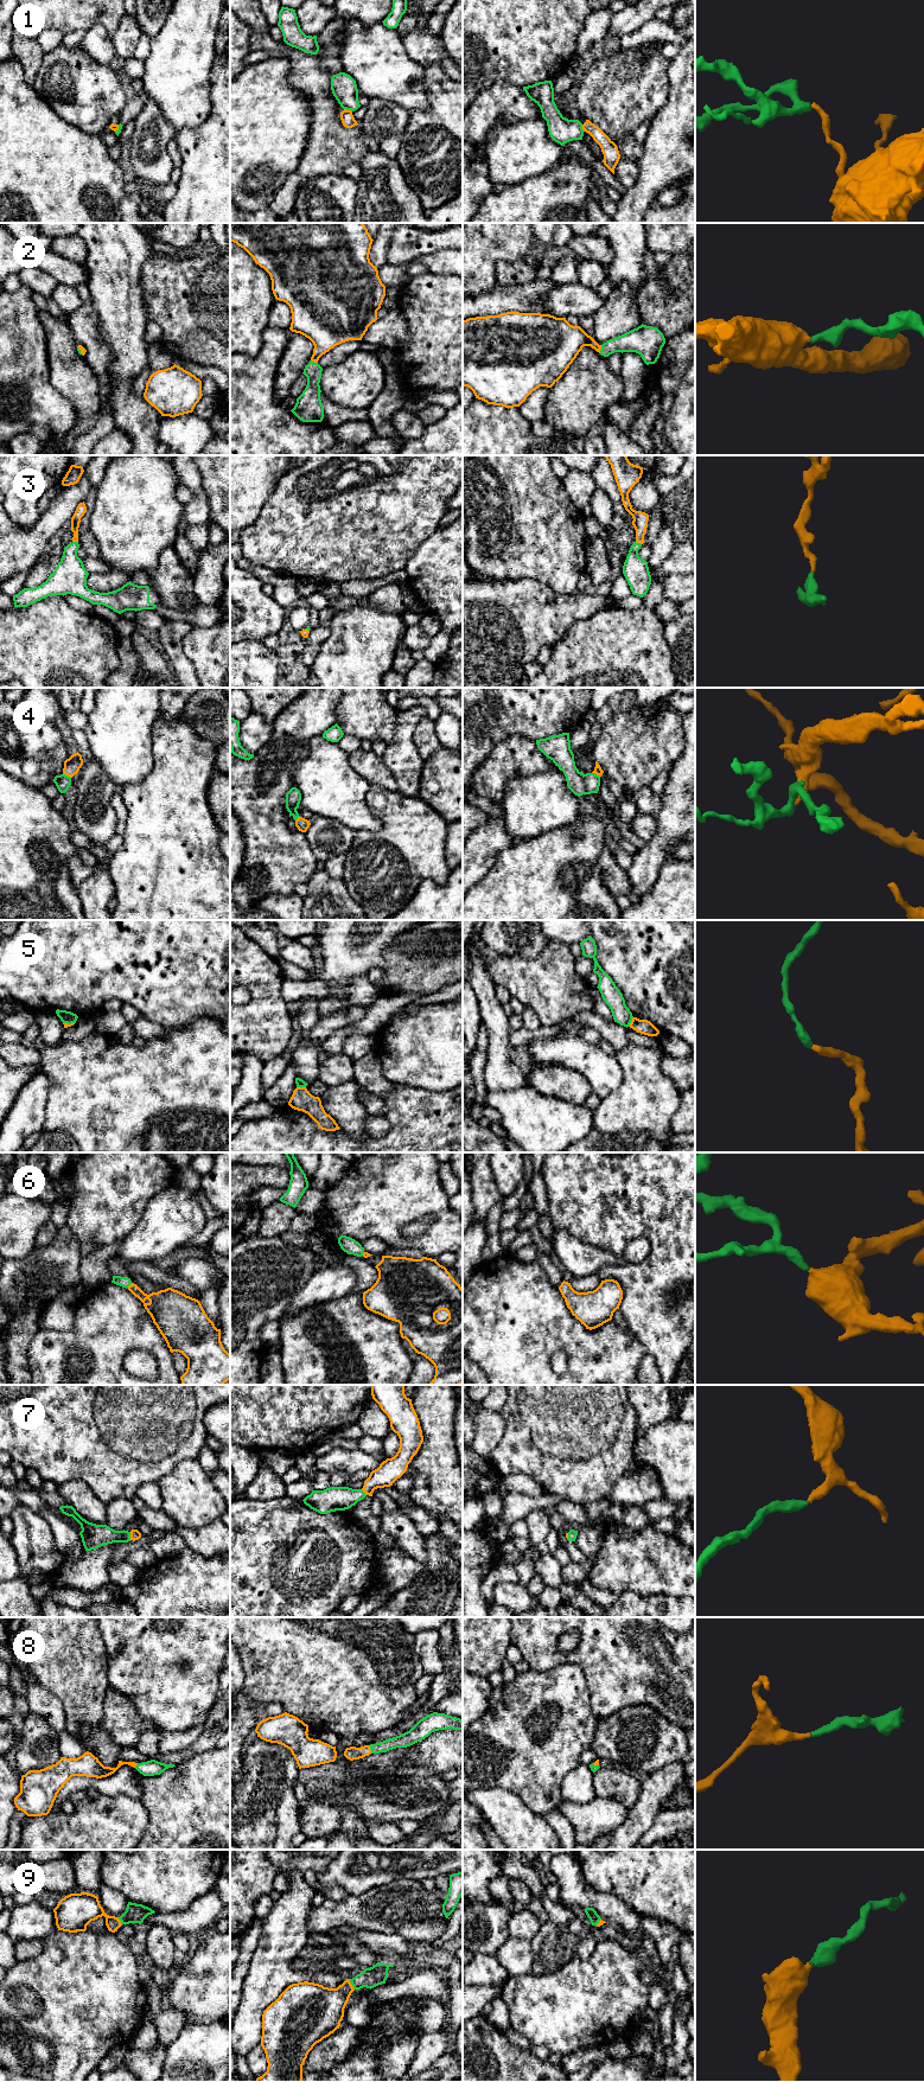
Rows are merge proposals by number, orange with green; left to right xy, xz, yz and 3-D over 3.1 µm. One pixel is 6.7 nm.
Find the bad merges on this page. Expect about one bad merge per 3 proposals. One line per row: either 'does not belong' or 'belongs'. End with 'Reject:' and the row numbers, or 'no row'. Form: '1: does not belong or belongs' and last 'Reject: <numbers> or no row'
1: does not belong
2: belongs
3: belongs
4: belongs
5: does not belong
6: belongs
7: belongs
8: belongs
9: belongs
Reject: 1, 5

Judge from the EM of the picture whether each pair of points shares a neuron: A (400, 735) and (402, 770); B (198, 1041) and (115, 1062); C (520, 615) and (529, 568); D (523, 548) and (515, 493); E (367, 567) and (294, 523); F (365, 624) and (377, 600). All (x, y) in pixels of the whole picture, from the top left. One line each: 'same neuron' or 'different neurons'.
A: same neuron
B: same neuron
C: different neurons
D: same neuron
E: same neuron
F: different neurons

